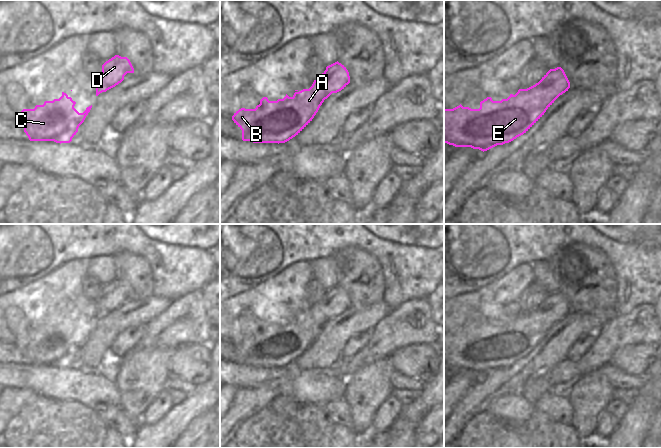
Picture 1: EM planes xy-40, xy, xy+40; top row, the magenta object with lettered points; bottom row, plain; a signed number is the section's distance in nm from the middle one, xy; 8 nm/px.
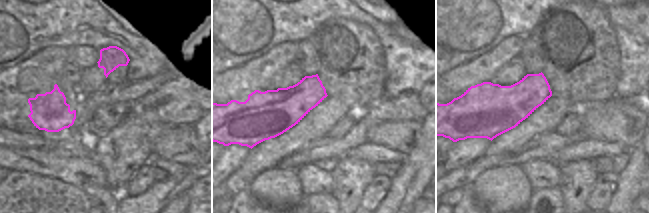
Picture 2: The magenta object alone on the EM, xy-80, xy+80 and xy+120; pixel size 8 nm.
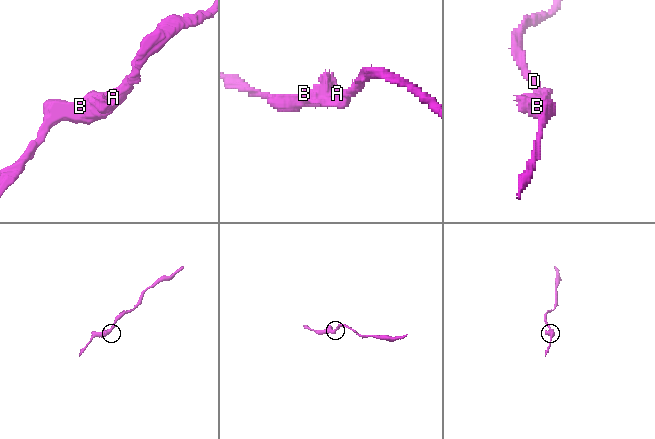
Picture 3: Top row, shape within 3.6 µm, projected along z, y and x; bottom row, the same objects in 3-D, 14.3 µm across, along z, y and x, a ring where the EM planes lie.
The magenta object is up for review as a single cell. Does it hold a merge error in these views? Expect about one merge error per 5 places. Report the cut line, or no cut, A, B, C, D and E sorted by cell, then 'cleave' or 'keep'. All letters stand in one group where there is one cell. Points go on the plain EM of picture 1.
no cut | A B C D E | keep

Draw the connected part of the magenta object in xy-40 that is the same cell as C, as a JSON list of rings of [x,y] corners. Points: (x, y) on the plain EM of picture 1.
[[[62,316],[59,323],[45,325],[34,333],[23,333],[16,346],[23,352],[30,365],[54,365],[70,367],[84,346],[92,329],[83,337],[75,332],[76,326]]]

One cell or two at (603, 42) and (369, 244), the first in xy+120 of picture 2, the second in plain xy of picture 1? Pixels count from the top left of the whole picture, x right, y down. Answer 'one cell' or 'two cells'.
two cells

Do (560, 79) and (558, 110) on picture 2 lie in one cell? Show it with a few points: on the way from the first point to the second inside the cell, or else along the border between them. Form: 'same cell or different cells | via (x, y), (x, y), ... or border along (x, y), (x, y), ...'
different cells | border along (552, 95), (568, 100), (574, 109)

